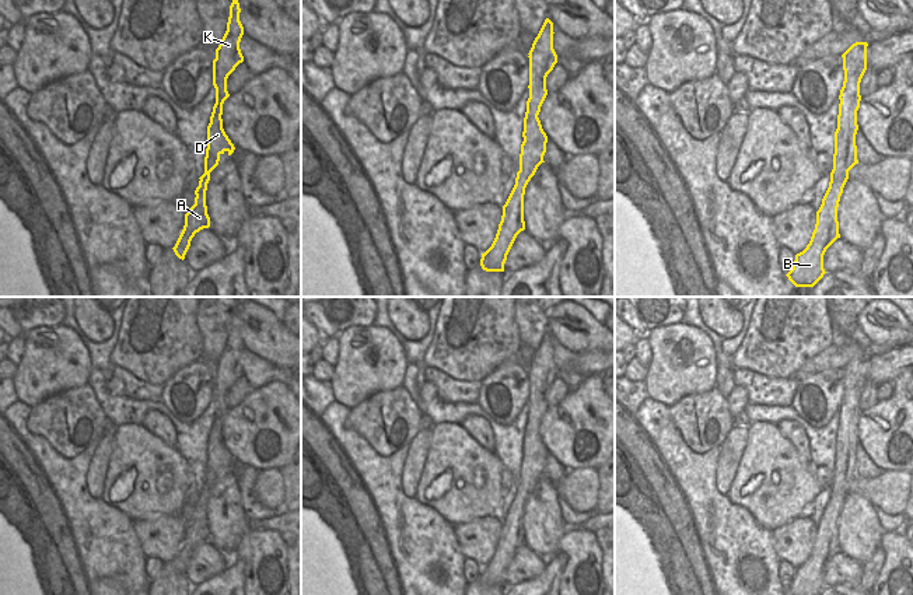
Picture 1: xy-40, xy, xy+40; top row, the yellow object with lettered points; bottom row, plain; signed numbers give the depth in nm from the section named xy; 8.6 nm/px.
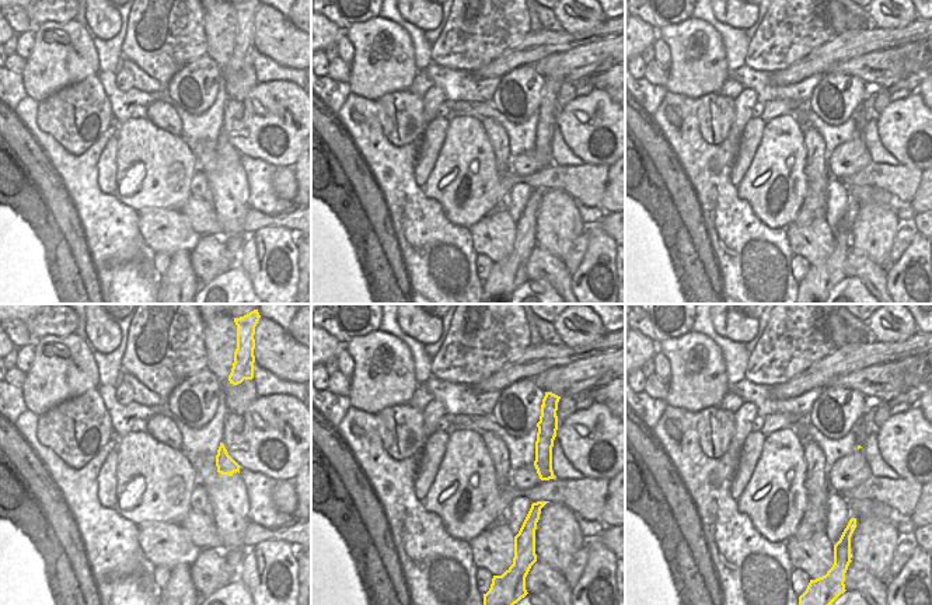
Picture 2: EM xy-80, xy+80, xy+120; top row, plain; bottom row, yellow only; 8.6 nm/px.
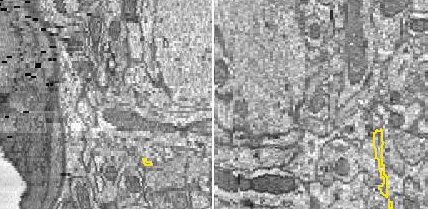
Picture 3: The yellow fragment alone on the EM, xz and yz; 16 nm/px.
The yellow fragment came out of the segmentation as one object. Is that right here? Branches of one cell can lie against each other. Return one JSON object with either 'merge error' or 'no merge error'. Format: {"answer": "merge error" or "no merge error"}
{"answer": "no merge error"}

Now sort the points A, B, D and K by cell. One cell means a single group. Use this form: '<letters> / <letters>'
A B D K

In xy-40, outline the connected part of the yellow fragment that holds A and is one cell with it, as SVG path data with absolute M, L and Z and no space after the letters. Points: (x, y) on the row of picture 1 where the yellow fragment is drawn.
M232 0L230 6L230 17L227 31L216 49L216 59L213 60L213 85L216 88L216 104L207 126L207 148L204 157L204 174L199 178L199 186L195 190L195 204L185 214L183 230L172 248L179 259L190 246L190 241L196 232L210 227L210 217L206 206L206 190L210 181L210 172L218 165L220 155L225 151L231 155L235 150L234 144L223 129L223 104L230 97L227 91L227 78L235 67L244 62L239 49L239 42L244 35L244 27L239 21L239 3Z

